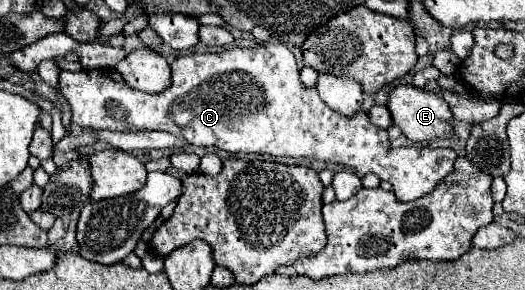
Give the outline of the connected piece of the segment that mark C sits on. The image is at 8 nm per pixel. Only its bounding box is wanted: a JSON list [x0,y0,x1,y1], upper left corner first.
[59,43,457,201]

